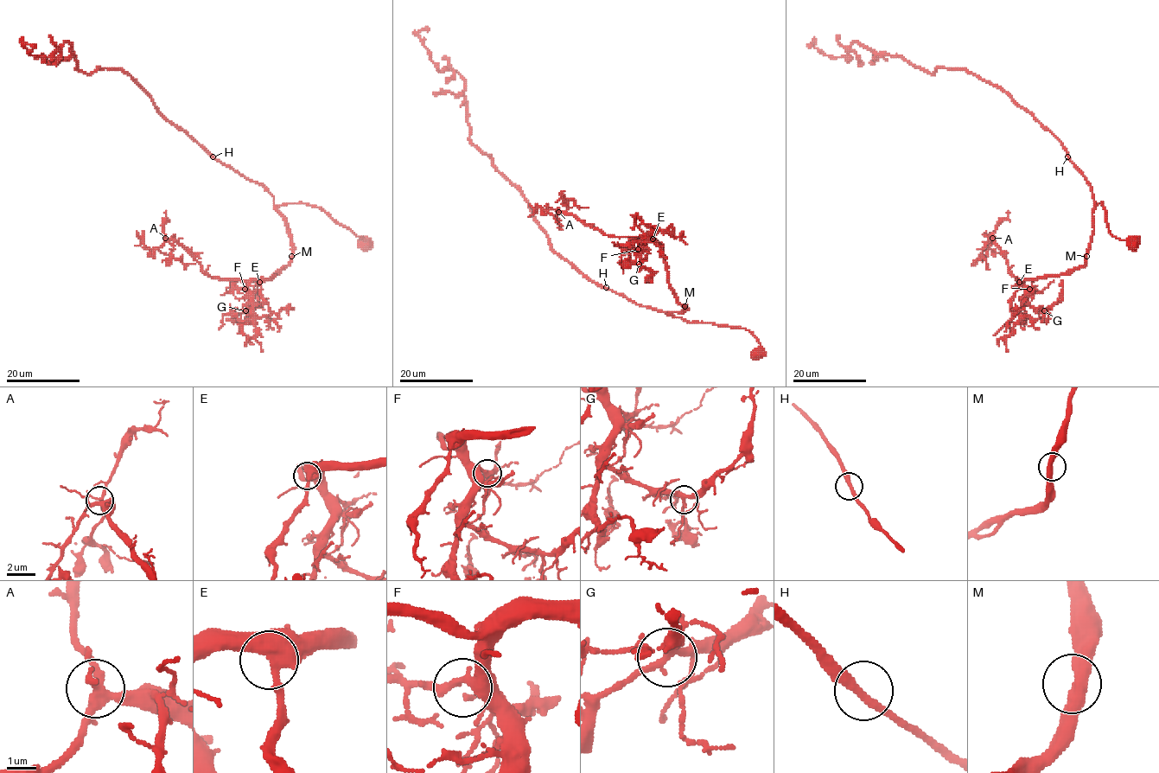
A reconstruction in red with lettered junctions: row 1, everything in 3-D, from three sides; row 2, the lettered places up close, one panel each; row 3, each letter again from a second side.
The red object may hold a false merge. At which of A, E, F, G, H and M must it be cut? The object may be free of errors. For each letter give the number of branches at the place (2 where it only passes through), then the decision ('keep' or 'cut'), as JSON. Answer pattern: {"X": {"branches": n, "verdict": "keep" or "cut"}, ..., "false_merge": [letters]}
{"A": {"branches": 3, "verdict": "keep"}, "E": {"branches": 3, "verdict": "keep"}, "F": {"branches": 2, "verdict": "keep"}, "G": {"branches": 3, "verdict": "keep"}, "H": {"branches": 2, "verdict": "keep"}, "M": {"branches": 2, "verdict": "keep"}, "false_merge": []}

